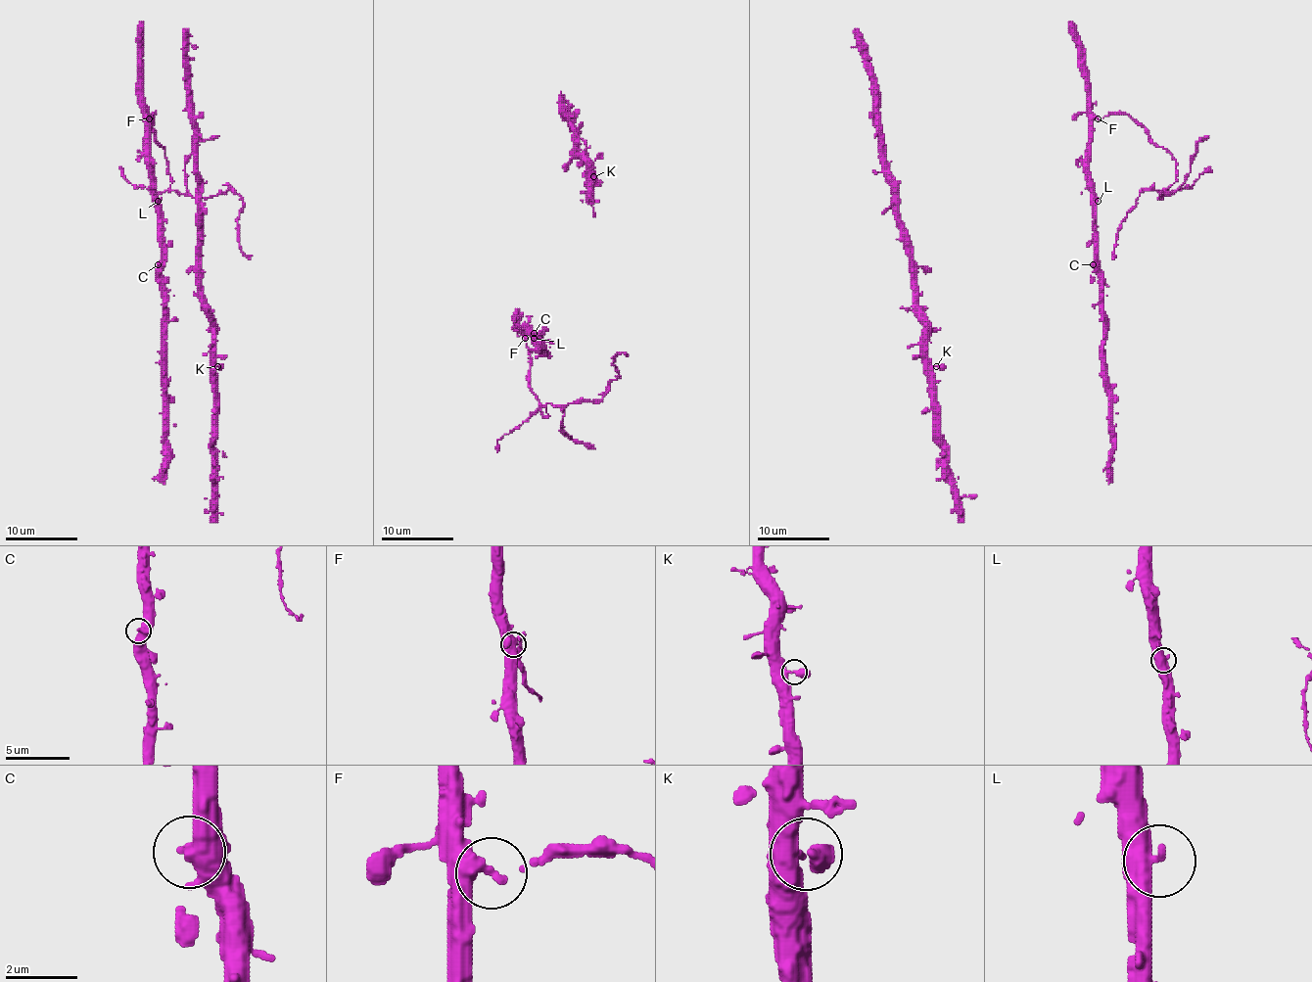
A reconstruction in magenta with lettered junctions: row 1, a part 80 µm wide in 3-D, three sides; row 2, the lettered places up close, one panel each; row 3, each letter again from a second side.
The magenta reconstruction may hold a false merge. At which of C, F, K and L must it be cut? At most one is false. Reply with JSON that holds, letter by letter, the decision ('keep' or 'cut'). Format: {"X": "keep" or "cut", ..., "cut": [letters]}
{"C": "keep", "F": "cut", "K": "keep", "L": "keep", "cut": ["F"]}

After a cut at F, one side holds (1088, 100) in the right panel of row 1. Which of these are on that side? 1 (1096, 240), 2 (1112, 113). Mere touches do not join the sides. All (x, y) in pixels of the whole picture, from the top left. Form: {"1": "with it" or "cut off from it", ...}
{"1": "with it", "2": "cut off from it"}

